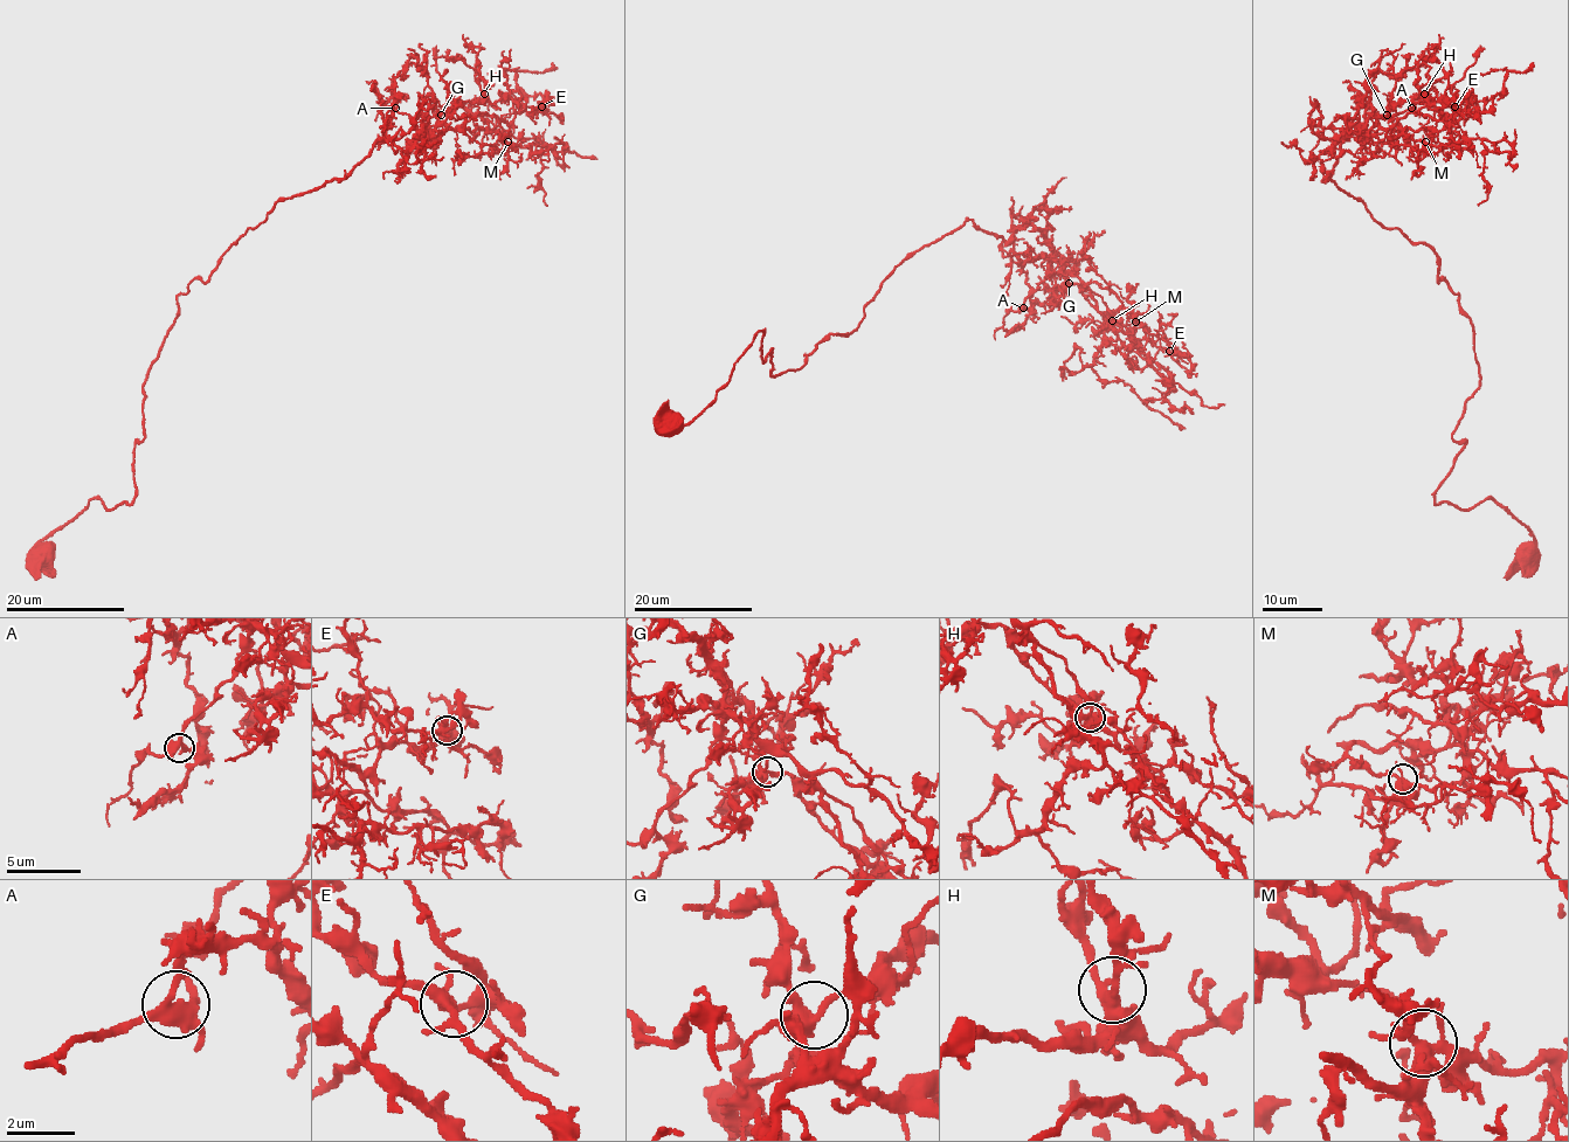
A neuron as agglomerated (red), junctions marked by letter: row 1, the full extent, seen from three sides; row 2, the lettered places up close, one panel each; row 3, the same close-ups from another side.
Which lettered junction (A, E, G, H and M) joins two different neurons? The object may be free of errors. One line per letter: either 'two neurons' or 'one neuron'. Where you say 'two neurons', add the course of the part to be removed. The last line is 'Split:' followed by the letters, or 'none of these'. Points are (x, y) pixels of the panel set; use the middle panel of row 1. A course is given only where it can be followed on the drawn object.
A: one neuron
E: one neuron
G: one neuron
H: one neuron
M: one neuron
Split: none of these

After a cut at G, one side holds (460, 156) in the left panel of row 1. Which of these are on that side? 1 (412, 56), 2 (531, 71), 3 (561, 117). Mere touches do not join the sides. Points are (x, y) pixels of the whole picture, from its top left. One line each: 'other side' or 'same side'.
1: same side
2: same side
3: other side

